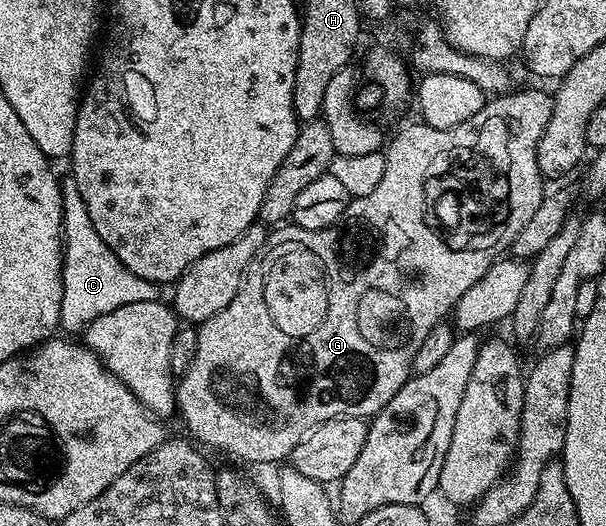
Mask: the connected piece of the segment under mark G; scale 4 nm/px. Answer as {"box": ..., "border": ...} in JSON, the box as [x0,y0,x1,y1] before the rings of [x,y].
{"box":[176,90,555,462],"border":[[[517,90],[501,92],[490,97],[485,106],[471,116],[471,120],[463,120],[455,128],[431,128],[424,122],[414,121],[414,126],[405,126],[393,139],[388,139],[384,147],[385,167],[379,184],[367,192],[367,196],[359,196],[347,204],[343,212],[339,229],[328,226],[322,230],[308,230],[292,224],[282,225],[268,235],[260,252],[249,261],[245,269],[245,279],[241,281],[239,292],[223,312],[215,312],[207,321],[196,327],[197,347],[195,360],[191,360],[191,368],[180,375],[176,383],[177,410],[179,418],[194,434],[202,447],[214,446],[235,458],[245,462],[277,462],[280,458],[288,459],[293,453],[295,444],[299,444],[319,424],[336,418],[372,419],[379,413],[403,388],[405,381],[411,376],[413,357],[419,352],[419,344],[427,337],[431,328],[442,325],[441,318],[450,313],[457,301],[512,247],[515,236],[535,216],[541,199],[545,197],[546,187],[541,187],[543,176],[537,163],[539,136],[543,136],[543,128],[547,128],[547,120],[551,120],[551,112],[555,105],[552,93],[545,90]]]}

